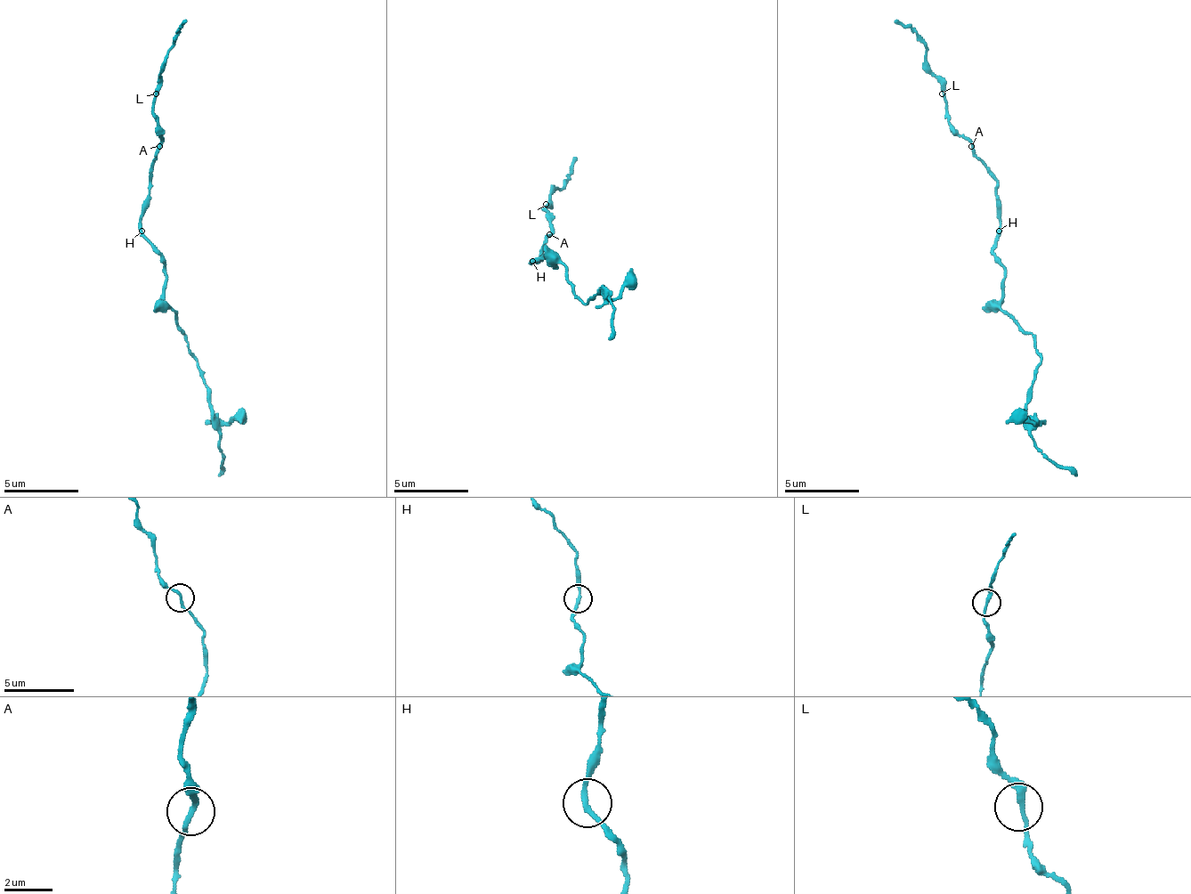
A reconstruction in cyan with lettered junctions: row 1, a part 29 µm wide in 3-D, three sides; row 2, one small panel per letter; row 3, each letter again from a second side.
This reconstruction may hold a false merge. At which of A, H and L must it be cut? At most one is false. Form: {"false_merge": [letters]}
{"false_merge": ["H"]}

